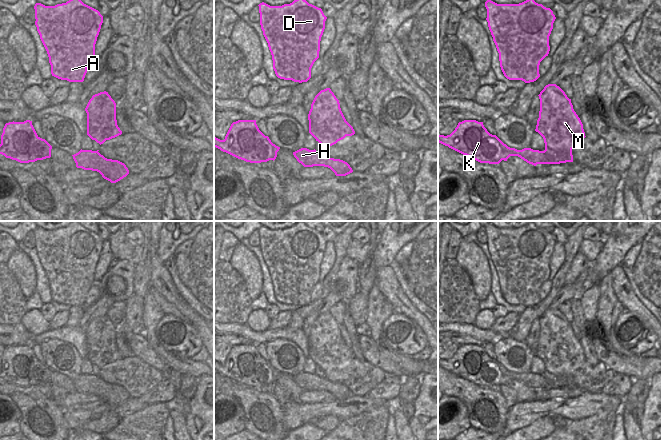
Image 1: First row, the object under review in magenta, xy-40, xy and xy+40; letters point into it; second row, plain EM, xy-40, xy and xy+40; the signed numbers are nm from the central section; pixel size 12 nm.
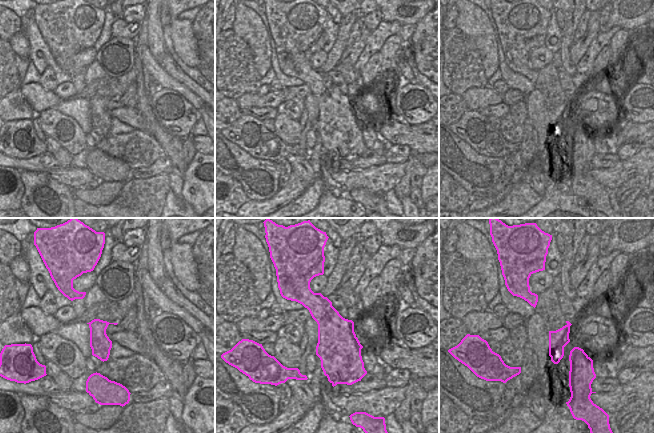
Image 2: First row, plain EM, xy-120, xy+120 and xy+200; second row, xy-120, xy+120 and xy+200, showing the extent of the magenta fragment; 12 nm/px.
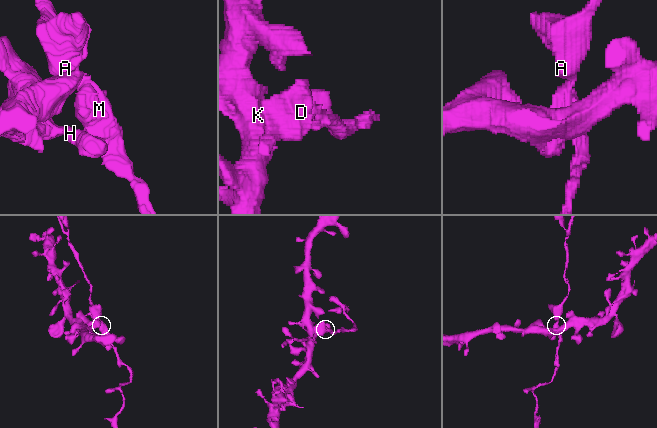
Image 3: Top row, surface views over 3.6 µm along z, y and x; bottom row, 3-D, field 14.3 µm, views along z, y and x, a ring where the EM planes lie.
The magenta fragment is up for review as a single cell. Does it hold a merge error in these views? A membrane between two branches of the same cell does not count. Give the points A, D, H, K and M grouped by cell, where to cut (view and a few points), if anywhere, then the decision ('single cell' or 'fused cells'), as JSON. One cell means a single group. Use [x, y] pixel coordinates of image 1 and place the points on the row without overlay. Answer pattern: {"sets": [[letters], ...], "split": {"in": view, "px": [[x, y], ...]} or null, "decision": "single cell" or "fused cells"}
{"sets": [["A", "D", "M"], ["H", "K"]], "split": {"in": "xy+40", "px": [[542, 375], [547, 381], [548, 387]]}, "decision": "fused cells"}

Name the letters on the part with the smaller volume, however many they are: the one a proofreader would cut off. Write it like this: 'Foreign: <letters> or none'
Foreign: A, D, M

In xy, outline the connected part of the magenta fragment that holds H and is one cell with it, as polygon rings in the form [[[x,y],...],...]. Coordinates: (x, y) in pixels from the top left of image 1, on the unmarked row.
[[[301,372],[293,376],[294,381],[304,391],[324,390],[330,392],[336,400],[346,400],[353,396],[350,389],[340,383],[330,382],[326,377],[307,372]]]

